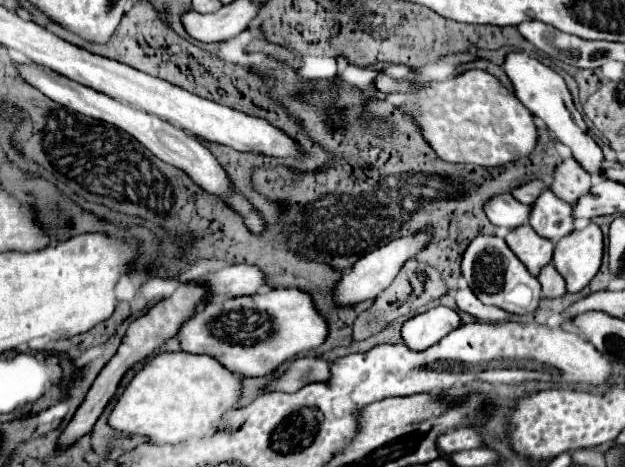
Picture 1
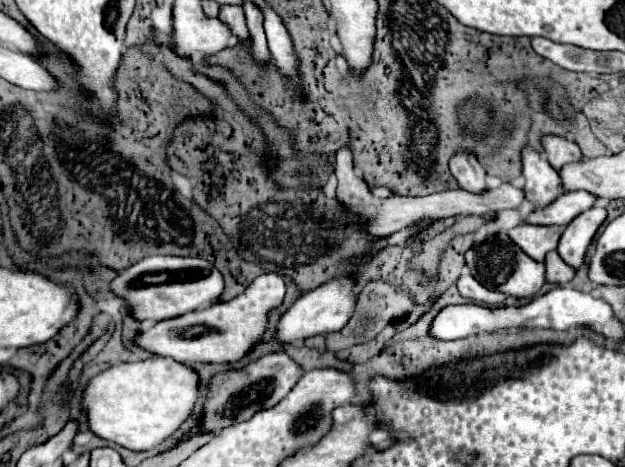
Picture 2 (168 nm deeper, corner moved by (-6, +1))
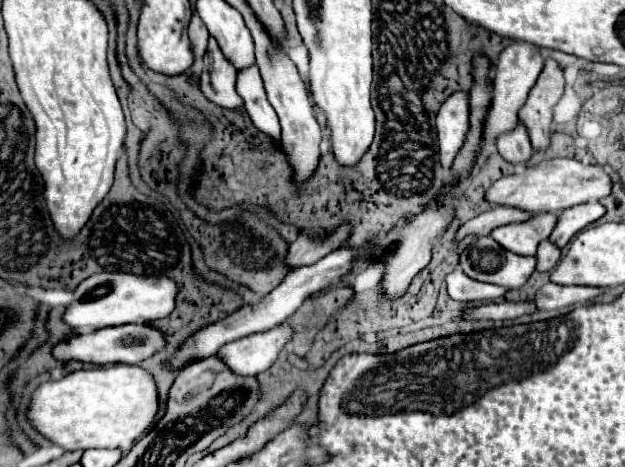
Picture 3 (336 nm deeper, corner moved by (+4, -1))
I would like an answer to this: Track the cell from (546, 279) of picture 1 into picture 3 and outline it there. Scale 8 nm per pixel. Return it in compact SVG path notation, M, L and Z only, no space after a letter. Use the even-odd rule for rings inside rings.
M544 240L538 246L536 260L538 260L538 264L536 264L536 270L538 272L552 272L554 266L558 264L558 260L560 260L560 250L552 242Z

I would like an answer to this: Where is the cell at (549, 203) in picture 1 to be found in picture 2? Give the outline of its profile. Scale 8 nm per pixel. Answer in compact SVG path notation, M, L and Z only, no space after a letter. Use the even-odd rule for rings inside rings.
M522 148L522 174L526 178L526 200L534 206L550 204L558 194L558 172L536 150Z

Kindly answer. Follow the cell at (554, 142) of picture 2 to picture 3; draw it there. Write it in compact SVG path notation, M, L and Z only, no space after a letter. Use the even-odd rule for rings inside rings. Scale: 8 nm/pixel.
M546 58L544 70L540 72L540 78L536 80L536 86L532 86L526 104L520 110L520 120L528 130L532 148L536 152L542 152L550 146L552 136L552 106L560 100L564 92L564 76L556 60Z

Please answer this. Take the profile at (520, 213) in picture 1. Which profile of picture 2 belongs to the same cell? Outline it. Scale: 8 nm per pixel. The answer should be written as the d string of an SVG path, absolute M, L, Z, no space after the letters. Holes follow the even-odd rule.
M456 152L450 160L450 172L468 192L482 192L484 186L484 166L472 152Z

